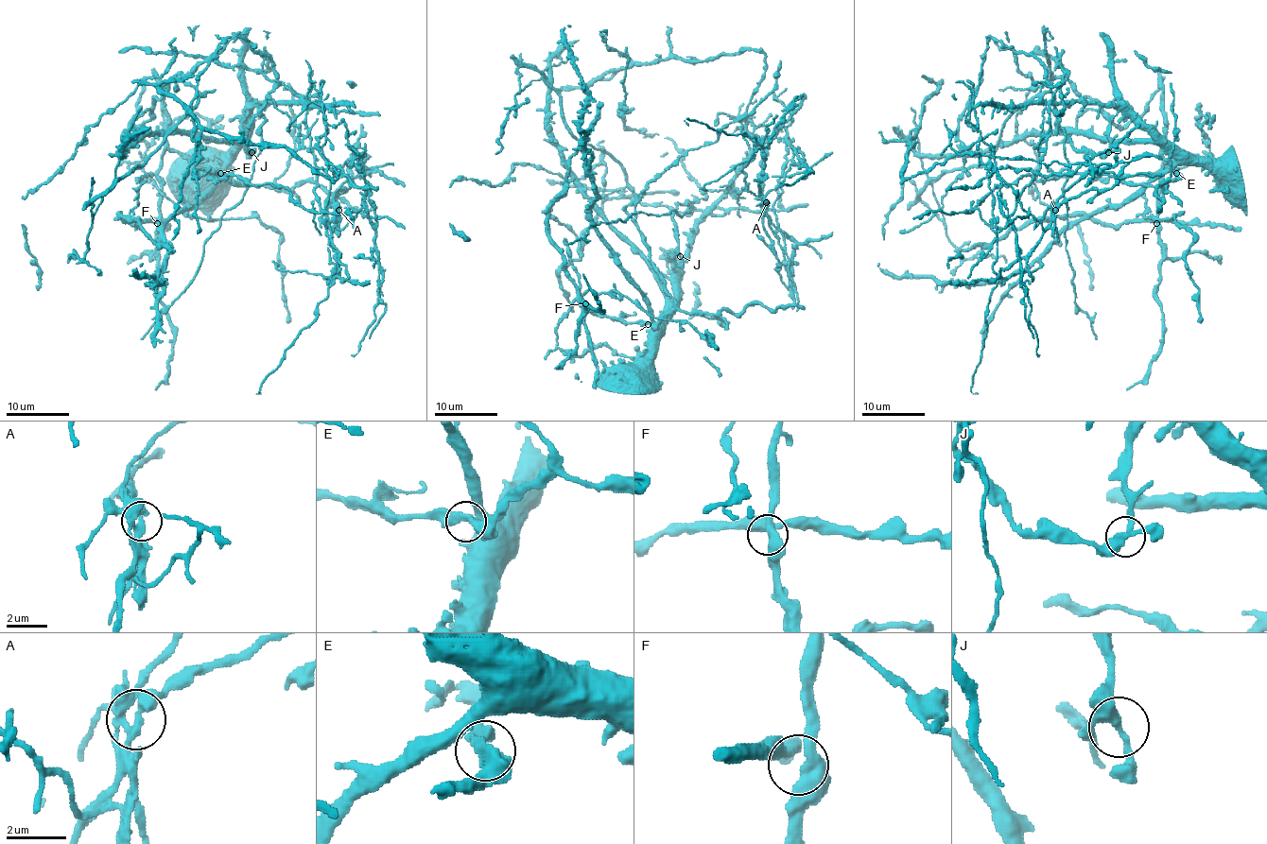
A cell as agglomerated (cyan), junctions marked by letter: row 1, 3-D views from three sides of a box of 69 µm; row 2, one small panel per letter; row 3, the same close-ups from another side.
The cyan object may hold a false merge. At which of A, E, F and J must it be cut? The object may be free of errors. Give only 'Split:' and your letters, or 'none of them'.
Split: A

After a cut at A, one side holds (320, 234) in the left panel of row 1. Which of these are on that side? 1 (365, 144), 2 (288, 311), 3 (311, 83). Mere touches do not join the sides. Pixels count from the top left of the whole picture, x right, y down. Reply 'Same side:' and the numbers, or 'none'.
Same side: 2

